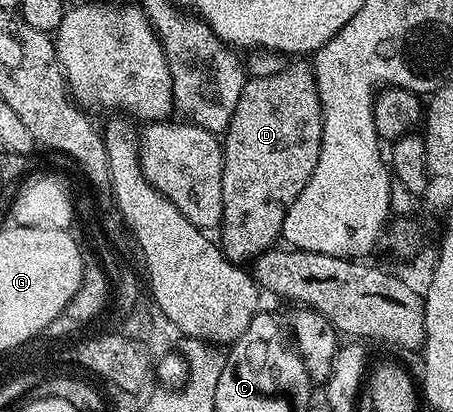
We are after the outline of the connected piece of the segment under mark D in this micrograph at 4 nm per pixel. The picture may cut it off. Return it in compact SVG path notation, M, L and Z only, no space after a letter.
M289 61L286 67L261 75L258 79L246 78L243 93L239 93L239 105L229 122L229 130L224 132L223 146L223 217L219 228L219 246L226 259L238 265L255 261L263 252L281 239L283 221L287 209L303 193L315 165L319 165L323 121L317 78L313 64L309 61Z

